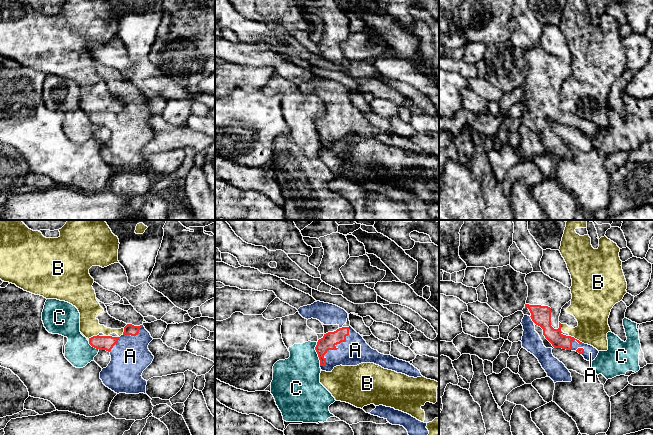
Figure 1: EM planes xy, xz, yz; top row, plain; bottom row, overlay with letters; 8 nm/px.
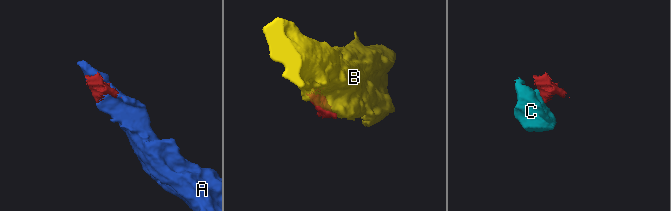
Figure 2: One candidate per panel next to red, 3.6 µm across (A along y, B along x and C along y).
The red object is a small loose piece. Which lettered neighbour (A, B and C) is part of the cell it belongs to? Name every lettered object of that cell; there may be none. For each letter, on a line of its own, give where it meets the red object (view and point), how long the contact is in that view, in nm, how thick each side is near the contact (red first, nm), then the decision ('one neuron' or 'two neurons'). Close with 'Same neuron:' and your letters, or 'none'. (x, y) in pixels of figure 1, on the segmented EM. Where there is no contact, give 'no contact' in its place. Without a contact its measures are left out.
A: meets red in xz at (335, 349); contact 400 nm long; 120 nm thick on the red side, 220 nm on the other; one neuron
B: meets red in yz at (576, 339); contact 140 nm long; 120 nm thick on the red side, 280 nm on the other; two neurons
C: meets red in xz at (317, 353); contact 190 nm long; 120 nm thick on the red side, 360 nm on the other; two neurons
Same neuron: A

